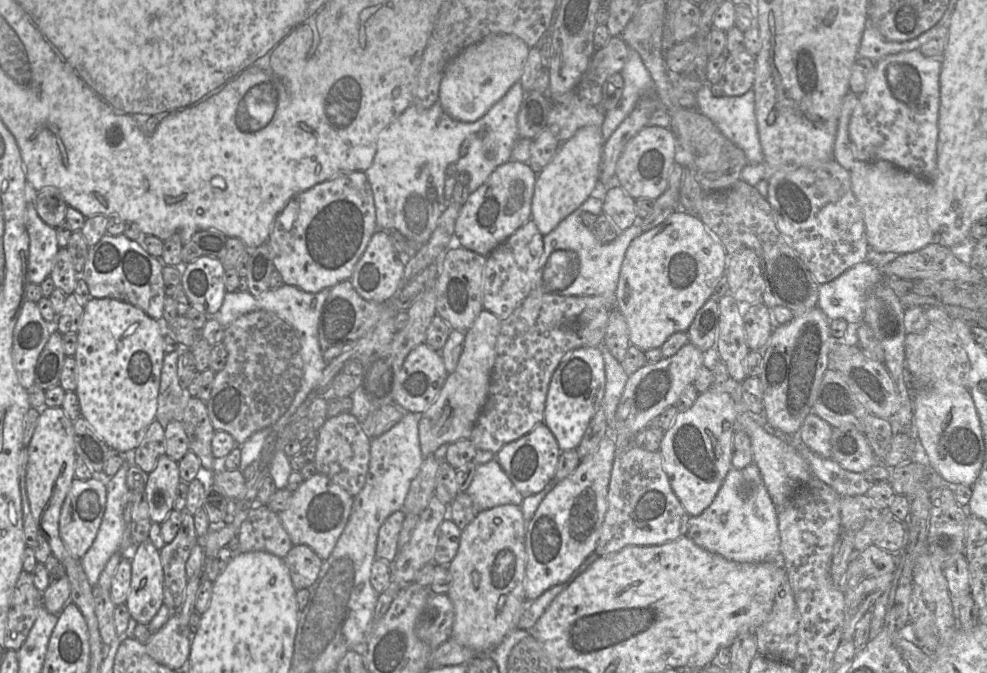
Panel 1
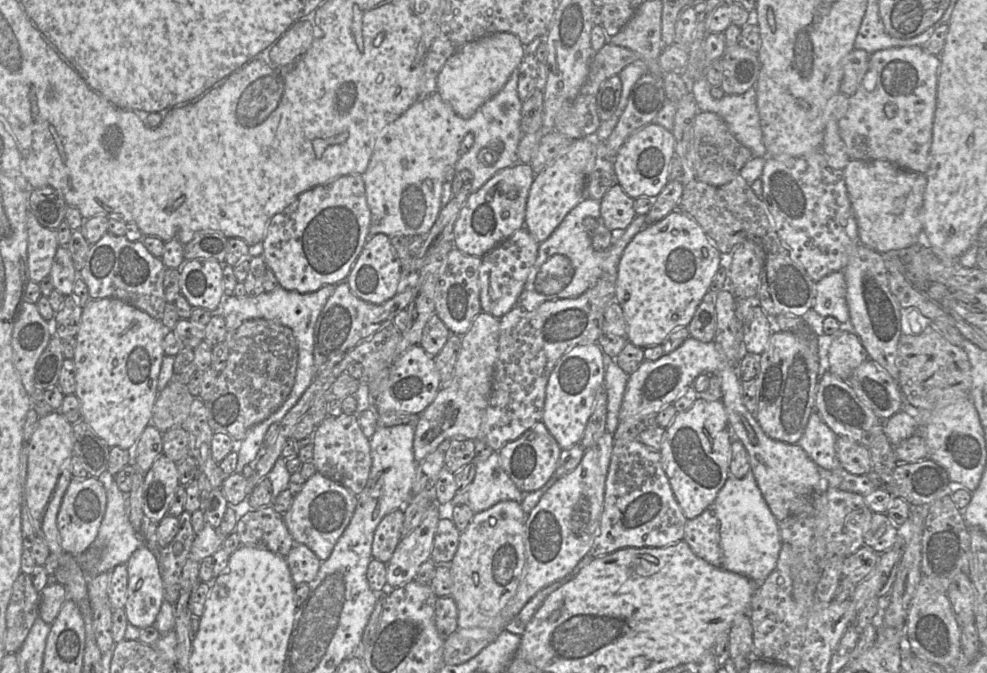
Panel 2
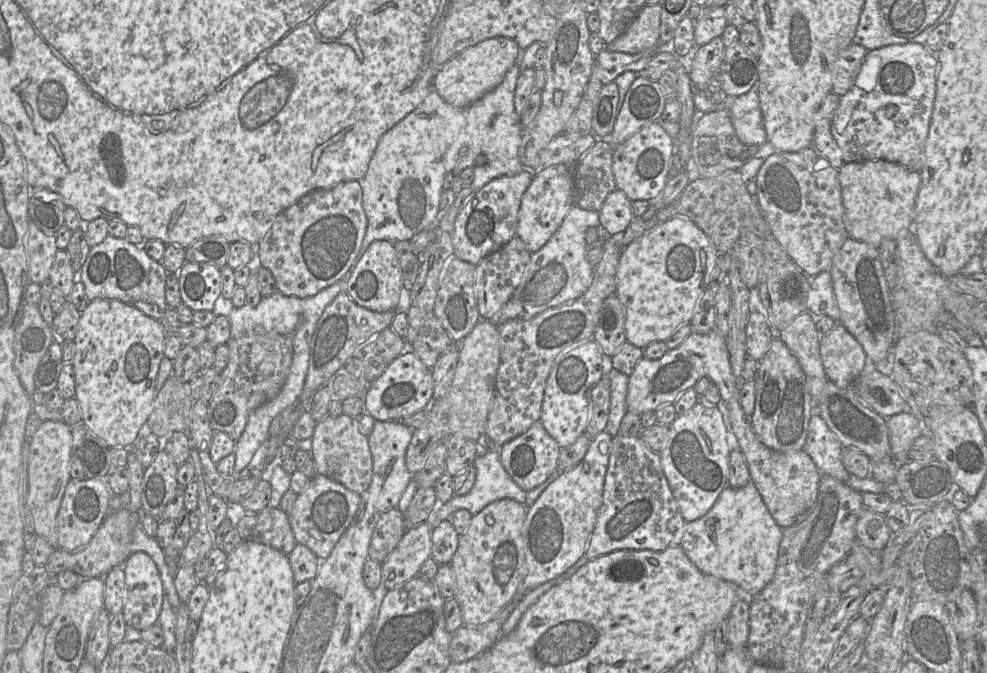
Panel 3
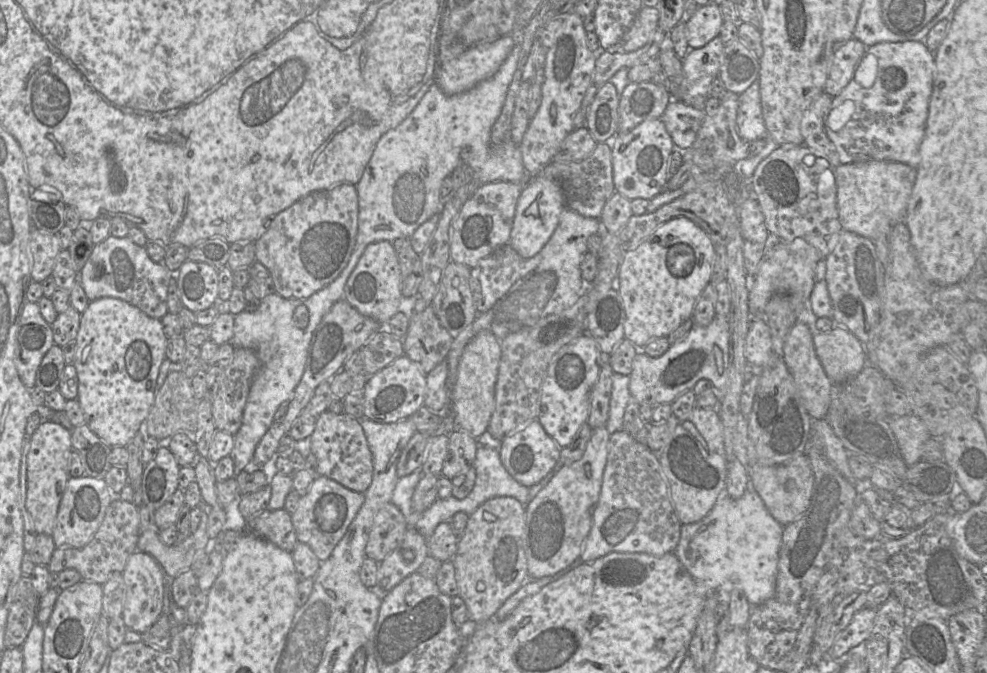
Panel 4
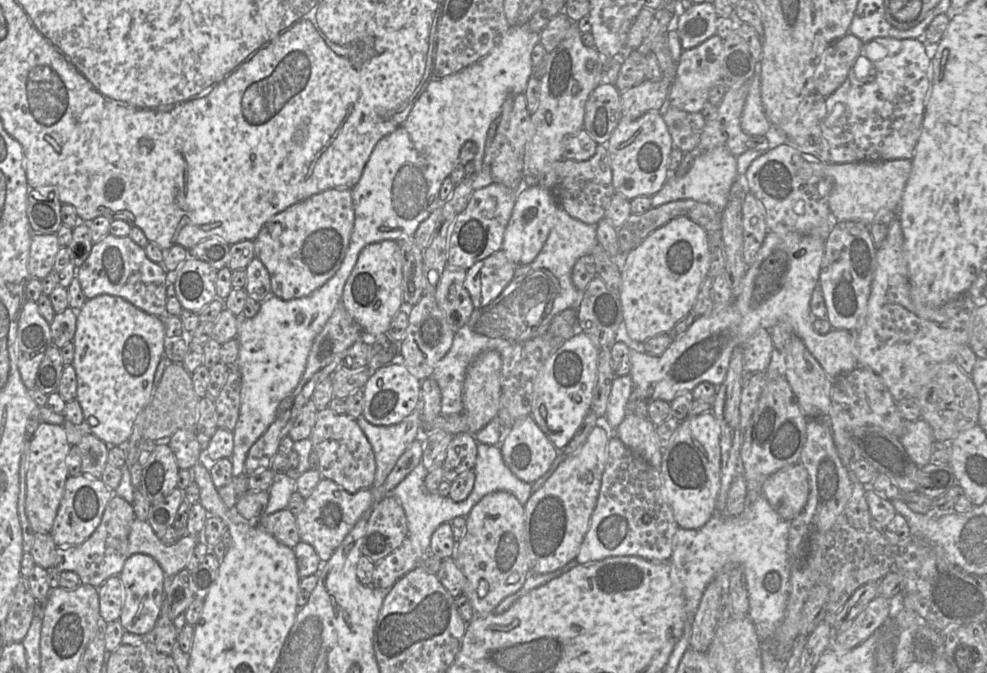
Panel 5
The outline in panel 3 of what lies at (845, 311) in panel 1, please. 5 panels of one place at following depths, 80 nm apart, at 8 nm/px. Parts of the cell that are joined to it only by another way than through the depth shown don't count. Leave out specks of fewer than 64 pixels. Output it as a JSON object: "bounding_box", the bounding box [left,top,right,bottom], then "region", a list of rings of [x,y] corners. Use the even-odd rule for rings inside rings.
{"bounding_box":[807,271,840,320],"region":[[[829,271],[821,272],[811,278],[807,310],[818,317],[829,316],[833,320],[840,320],[840,311]]]}

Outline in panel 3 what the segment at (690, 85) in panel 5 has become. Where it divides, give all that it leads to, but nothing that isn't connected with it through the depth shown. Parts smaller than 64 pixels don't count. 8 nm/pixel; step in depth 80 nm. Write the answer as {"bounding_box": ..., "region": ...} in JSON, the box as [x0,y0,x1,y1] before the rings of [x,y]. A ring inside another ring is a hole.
{"bounding_box":[689,37,725,90],"region":[[[721,37],[712,39],[709,43],[695,47],[689,77],[694,90],[707,90],[707,85],[713,74],[720,70],[725,46]]]}

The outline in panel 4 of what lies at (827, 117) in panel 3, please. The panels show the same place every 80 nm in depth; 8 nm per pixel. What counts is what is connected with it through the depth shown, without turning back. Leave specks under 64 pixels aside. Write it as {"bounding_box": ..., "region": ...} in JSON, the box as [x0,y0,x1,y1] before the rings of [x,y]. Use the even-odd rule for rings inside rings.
{"bounding_box":[800,92,839,167],"region":[[[825,92],[821,93],[803,114],[800,130],[804,139],[803,145],[811,153],[823,158],[833,167],[839,166],[839,156],[835,145],[828,138],[825,131],[825,121],[829,113],[833,97]]]}

